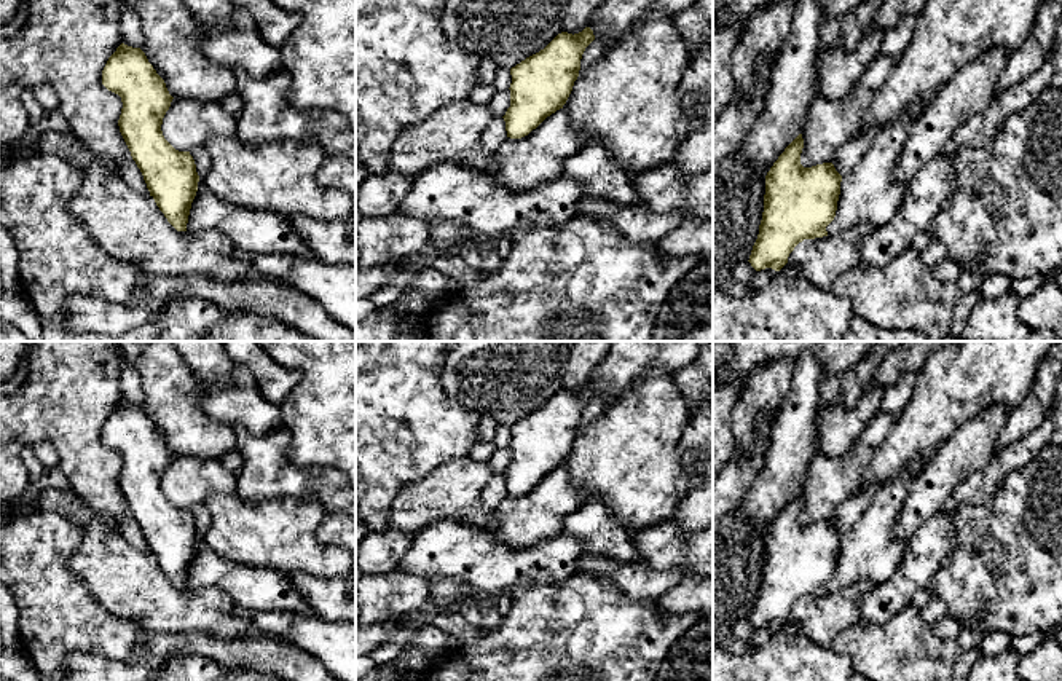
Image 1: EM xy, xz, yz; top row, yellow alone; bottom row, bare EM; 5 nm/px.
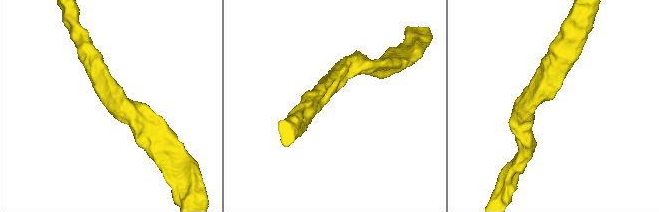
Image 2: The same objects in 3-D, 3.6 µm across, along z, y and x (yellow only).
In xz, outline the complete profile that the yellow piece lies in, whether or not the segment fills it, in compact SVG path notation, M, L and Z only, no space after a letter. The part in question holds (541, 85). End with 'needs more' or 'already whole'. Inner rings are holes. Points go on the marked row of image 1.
M590 27L574 35L561 32L544 49L510 69L510 107L502 116L507 137L521 139L528 136L547 116L563 108L579 77L582 54L593 40L595 35Z; already whole

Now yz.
M799 134L765 175L762 220L748 260L756 271L765 268L780 271L799 242L828 236L826 226L836 217L842 175L836 171L832 163L804 167L800 164L802 148L804 139L802 134Z; already whole

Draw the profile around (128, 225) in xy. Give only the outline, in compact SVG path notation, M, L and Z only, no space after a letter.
M41 132L37 150L64 158L80 171L80 188L69 209L118 262L145 274L171 278L199 274L222 282L262 278L233 255L231 241L220 231L177 231L153 196L134 191L75 136Z

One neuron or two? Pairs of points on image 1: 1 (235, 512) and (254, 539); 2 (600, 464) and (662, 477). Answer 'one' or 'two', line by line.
1: one
2: one

